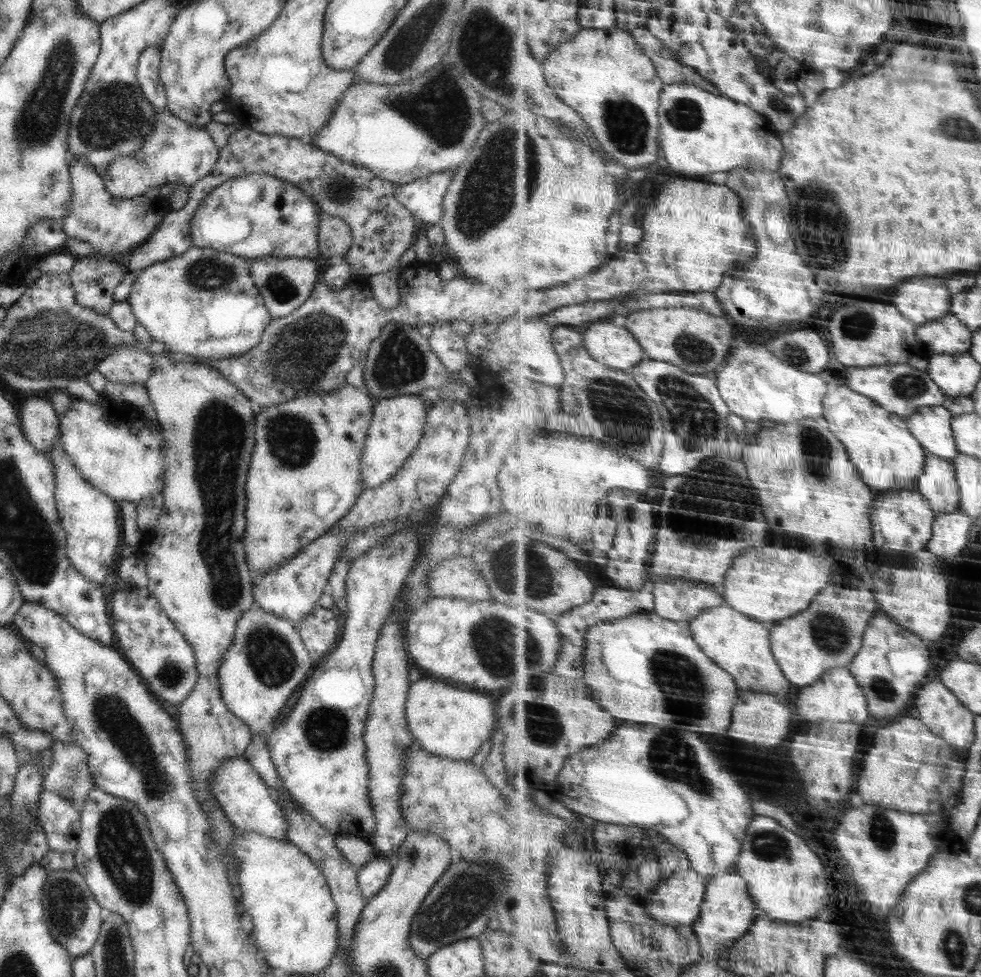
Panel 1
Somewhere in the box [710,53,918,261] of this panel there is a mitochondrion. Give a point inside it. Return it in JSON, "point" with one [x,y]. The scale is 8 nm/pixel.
{"point":[777,103]}

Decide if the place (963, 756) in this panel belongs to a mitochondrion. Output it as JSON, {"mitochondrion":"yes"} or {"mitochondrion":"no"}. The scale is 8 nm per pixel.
{"mitochondrion":"no"}

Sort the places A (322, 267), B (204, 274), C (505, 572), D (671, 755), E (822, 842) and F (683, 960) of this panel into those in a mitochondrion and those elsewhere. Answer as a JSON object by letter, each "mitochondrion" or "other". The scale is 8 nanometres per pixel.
{"A":"other","B":"mitochondrion","C":"mitochondrion","D":"mitochondrion","E":"other","F":"other"}

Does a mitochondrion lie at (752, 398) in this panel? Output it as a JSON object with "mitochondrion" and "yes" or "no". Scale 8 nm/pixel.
{"mitochondrion":"no"}

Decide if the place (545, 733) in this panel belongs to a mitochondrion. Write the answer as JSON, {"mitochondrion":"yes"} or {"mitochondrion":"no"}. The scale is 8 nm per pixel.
{"mitochondrion":"yes"}

